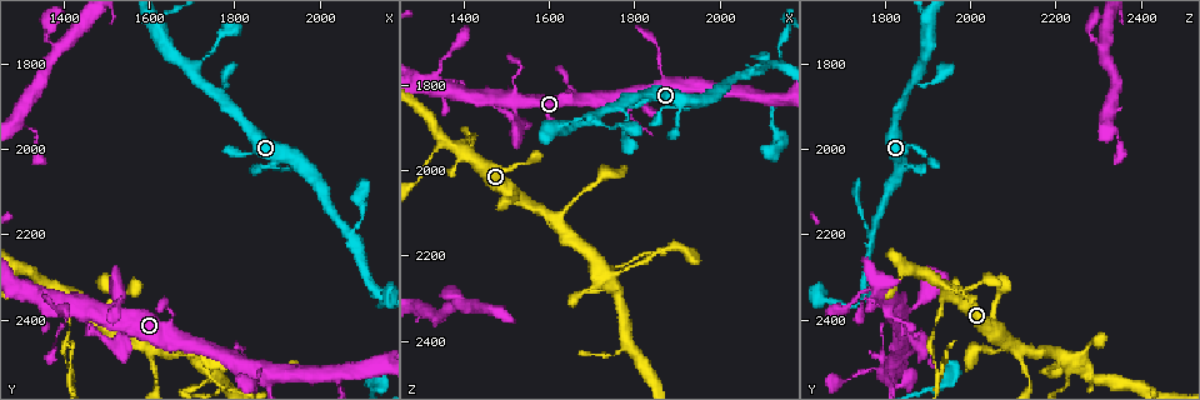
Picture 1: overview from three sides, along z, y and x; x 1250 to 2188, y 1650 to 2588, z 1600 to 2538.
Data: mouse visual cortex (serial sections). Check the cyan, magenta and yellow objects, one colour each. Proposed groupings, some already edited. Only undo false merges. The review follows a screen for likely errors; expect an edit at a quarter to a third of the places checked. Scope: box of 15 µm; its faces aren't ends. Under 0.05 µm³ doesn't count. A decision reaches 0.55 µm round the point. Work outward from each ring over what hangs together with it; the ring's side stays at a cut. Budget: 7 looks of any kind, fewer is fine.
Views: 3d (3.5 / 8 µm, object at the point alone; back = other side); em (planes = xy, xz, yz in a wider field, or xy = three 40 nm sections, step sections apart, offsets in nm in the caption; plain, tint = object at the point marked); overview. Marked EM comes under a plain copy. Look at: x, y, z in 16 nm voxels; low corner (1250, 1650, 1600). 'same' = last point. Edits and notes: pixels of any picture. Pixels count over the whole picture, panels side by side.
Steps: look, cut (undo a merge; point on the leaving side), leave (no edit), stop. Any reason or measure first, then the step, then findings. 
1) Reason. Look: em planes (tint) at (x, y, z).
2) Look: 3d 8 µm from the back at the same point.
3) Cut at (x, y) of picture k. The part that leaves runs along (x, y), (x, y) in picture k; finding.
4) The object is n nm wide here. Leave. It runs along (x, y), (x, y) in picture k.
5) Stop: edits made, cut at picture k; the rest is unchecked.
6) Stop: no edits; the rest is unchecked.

Abrupt turn. Look: 3d 8 µm at (1405, 2345, 1955).

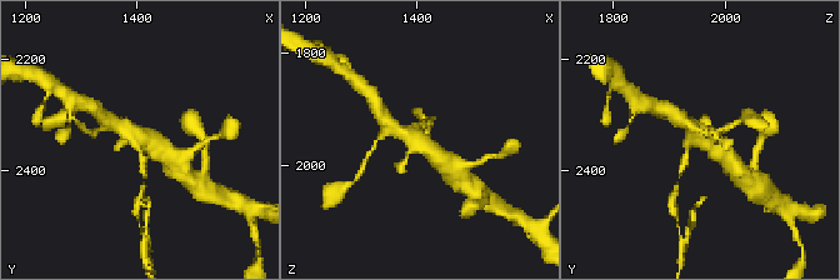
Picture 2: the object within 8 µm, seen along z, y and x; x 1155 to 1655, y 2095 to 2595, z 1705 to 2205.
Look: 3d 3.5 µm from the back at (1405, 2345, 1950).

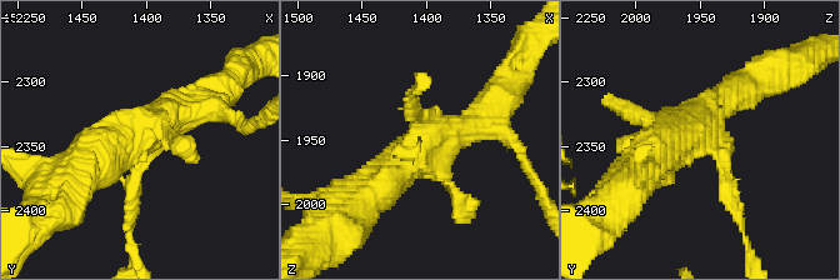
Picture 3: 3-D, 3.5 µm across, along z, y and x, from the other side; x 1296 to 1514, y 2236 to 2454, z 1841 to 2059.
Look: em xy step 2 (tint) at (1406, 2346, 1952).

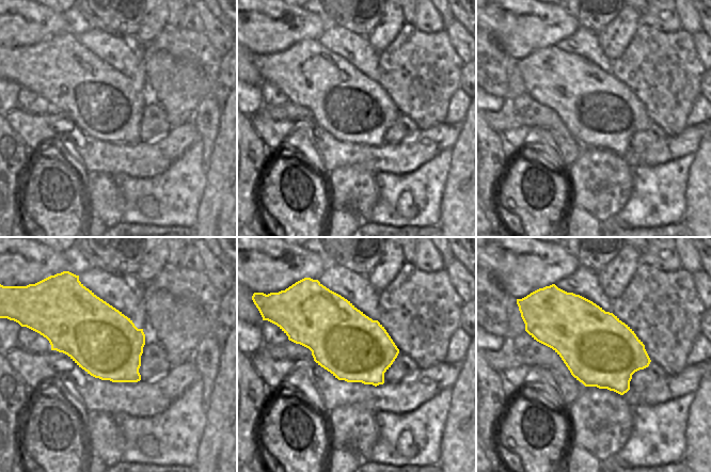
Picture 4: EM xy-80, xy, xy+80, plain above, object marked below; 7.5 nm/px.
Leave. It runs along (363, 199), (420, 144), (481, 115) in picture 3; all the same cell.

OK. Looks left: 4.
Sharp bend. Look: 3d 8 µm at (1405, 2495, 1915).

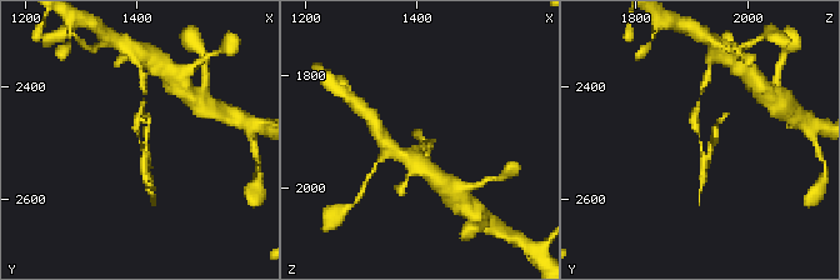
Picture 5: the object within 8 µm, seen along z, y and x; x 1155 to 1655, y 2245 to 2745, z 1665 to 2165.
Look: em xy step 5 (tint) at (1400, 2495, 1915).

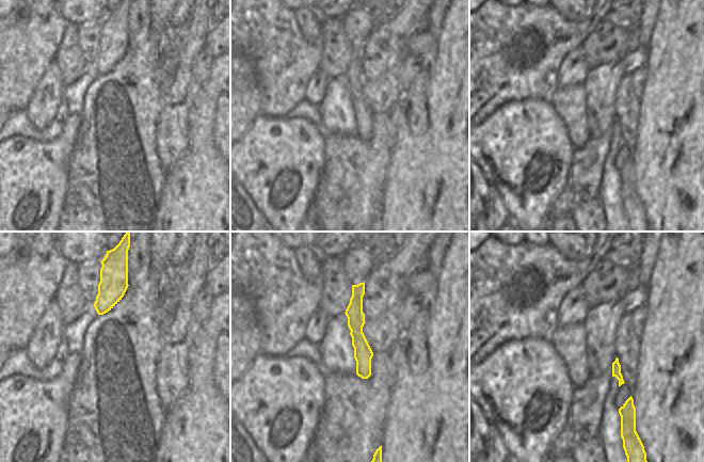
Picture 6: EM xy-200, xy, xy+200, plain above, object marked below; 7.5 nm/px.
Cut at (704, 156) of picture 5. A border runs along (362, 312), (350, 330) in picture 6; two cells meet here.

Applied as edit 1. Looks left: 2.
Stop: edits made, cut at picture 5; the rest is unchecked.

